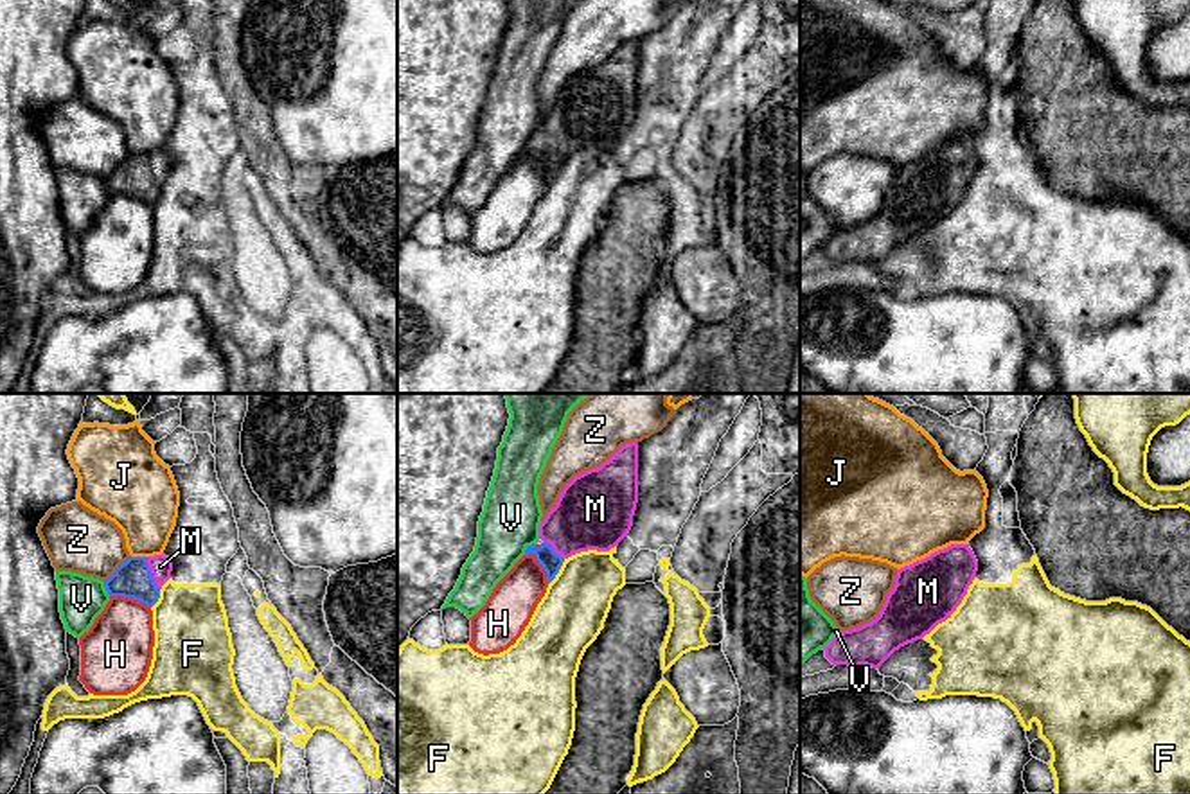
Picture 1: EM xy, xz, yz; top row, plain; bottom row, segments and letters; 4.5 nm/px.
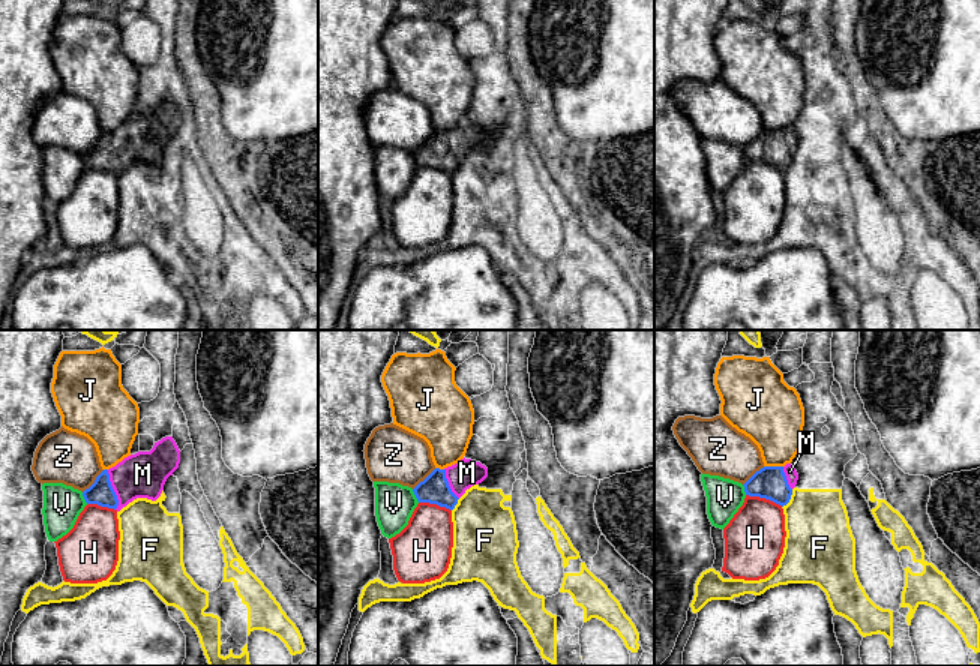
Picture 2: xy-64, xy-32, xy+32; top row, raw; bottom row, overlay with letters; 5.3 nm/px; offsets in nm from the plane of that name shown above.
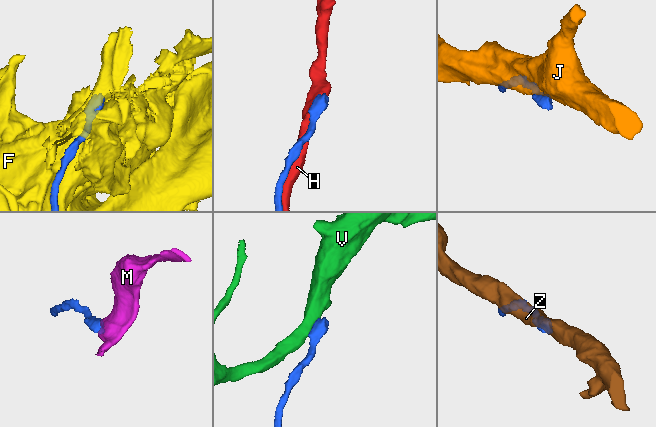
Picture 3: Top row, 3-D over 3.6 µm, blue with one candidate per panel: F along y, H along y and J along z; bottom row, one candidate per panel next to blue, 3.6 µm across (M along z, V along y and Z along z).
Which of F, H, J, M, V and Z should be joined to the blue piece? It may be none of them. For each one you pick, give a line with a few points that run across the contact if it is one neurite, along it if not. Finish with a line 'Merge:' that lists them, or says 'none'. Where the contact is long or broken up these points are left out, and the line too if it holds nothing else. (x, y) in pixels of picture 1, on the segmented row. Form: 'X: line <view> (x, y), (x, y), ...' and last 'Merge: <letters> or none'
M: line xy (133, 579), (151, 573), (160, 566)
Merge: M

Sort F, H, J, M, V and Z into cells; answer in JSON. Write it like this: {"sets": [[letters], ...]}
{"sets": [["F"], ["H"], ["J"], ["M"], ["V"], ["Z"]]}

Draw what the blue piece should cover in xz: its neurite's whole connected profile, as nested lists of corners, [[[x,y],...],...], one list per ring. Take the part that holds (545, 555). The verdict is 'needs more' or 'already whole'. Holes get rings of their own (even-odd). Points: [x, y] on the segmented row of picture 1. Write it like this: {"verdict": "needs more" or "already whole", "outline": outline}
{"verdict": "needs more", "outline": [[[631,442],[563,489],[539,525],[541,546],[527,546],[525,555],[536,555],[550,584],[568,557],[618,546],[633,526],[636,503],[638,444]]]}

